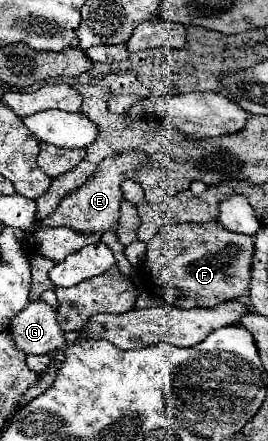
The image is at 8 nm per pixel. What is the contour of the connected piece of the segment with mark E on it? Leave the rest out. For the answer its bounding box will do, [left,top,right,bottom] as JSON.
[38,153,144,233]

